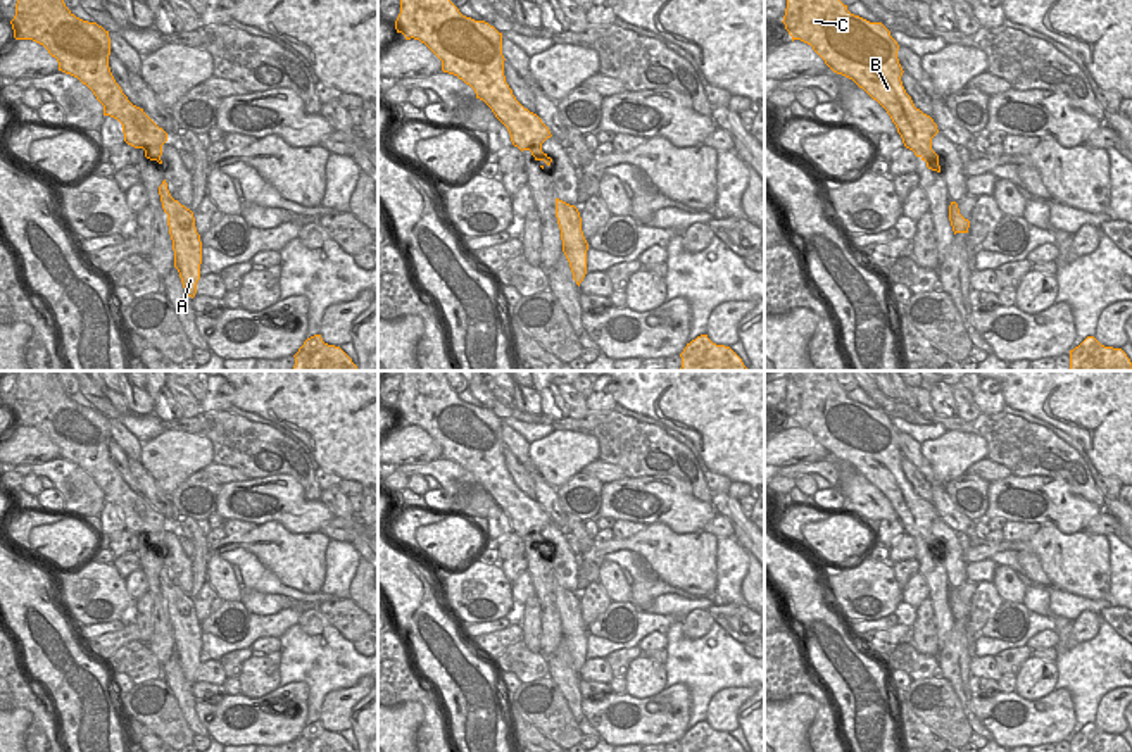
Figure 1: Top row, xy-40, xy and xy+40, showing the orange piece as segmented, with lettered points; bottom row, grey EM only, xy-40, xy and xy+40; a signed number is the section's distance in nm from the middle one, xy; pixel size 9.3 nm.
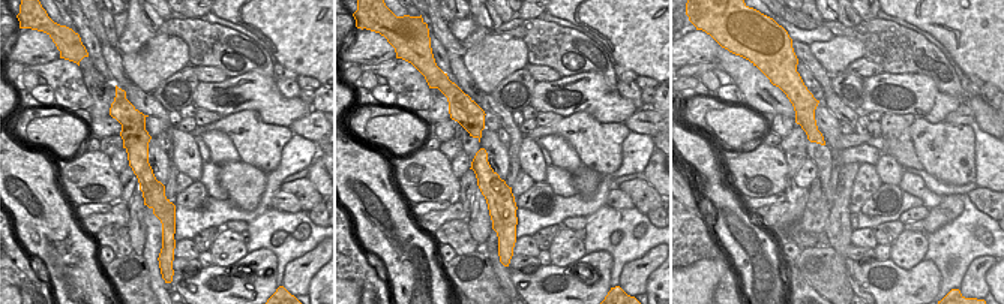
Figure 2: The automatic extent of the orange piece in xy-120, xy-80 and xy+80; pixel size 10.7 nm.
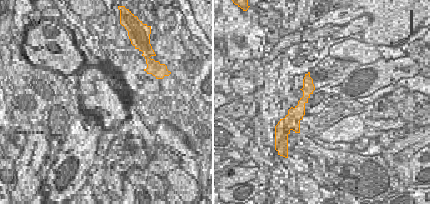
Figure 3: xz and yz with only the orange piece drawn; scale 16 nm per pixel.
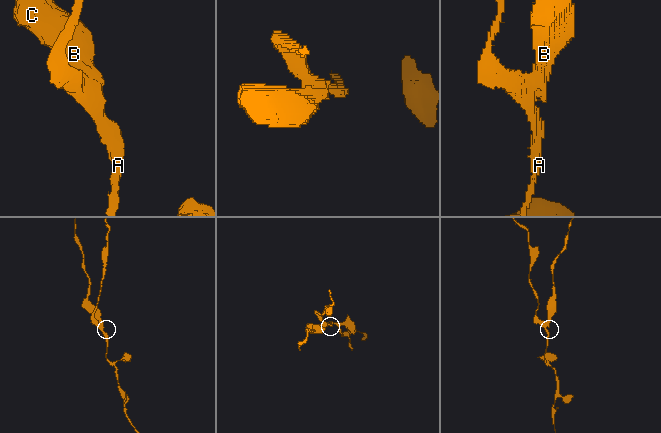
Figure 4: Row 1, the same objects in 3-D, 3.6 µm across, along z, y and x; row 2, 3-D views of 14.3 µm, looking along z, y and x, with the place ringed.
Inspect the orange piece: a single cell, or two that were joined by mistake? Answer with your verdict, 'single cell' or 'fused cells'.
fused cells

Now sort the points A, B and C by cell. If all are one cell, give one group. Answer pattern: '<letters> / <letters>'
A / B C

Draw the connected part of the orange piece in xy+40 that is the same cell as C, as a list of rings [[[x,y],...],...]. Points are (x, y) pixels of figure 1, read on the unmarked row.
[[[790,371],[782,409],[792,428],[811,431],[833,459],[852,466],[897,507],[911,514],[927,511],[939,519],[902,473],[899,431],[890,417],[882,409],[851,400],[833,371]]]

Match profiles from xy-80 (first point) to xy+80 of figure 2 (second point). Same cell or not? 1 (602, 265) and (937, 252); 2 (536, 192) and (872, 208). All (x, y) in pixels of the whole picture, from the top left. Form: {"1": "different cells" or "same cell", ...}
{"1": "different cells", "2": "same cell"}

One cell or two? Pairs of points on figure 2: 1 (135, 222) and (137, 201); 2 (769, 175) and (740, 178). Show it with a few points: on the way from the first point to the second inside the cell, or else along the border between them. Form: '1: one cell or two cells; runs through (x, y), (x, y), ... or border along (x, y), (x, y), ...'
1: one cell; runs through (135, 217), (137, 205)
2: one cell; runs through (761, 174), (748, 174)

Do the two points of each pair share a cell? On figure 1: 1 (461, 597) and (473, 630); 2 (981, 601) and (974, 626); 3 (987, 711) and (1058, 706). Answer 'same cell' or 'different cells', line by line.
1: different cells
2: same cell
3: same cell

